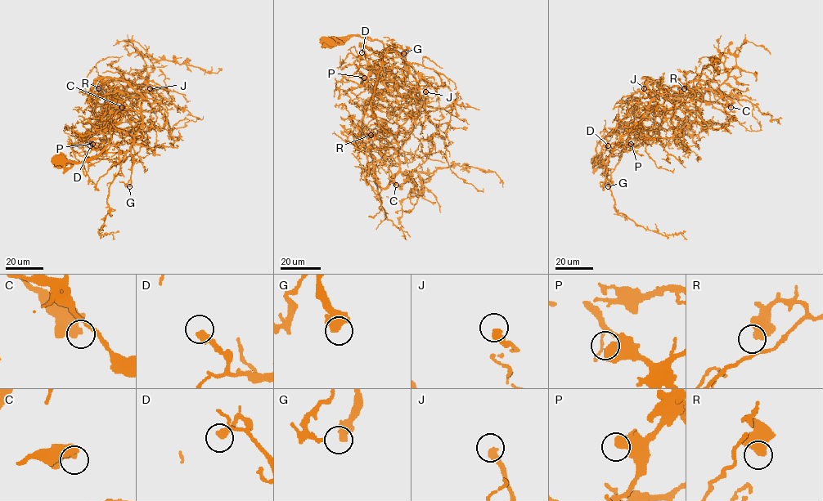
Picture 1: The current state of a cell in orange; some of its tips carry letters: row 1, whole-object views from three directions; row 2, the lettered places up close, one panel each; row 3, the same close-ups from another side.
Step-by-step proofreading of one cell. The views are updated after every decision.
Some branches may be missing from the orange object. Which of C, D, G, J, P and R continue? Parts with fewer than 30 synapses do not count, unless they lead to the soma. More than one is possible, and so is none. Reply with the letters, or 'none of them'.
G

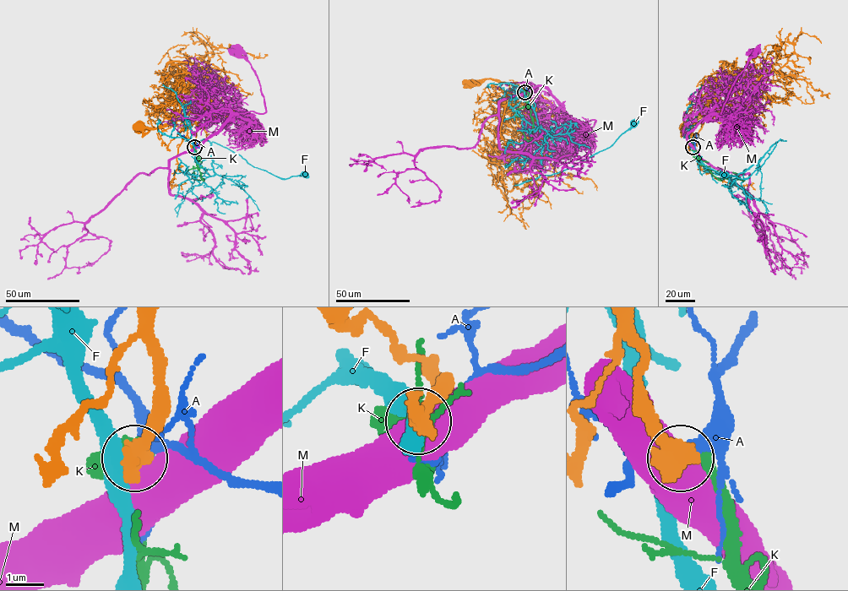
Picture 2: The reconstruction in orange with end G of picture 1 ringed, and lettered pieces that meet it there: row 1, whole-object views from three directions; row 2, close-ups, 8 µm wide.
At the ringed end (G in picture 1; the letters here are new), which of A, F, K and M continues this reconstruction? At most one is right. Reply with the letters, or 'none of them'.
K

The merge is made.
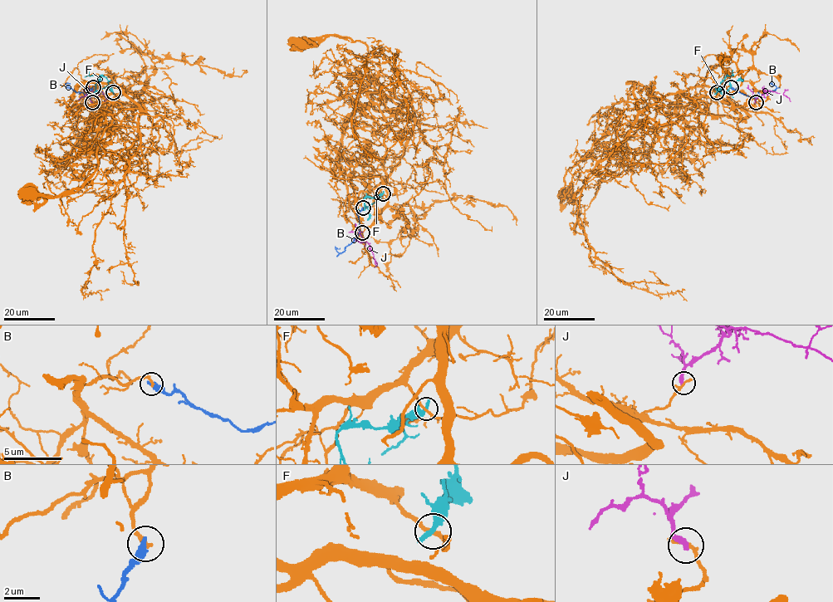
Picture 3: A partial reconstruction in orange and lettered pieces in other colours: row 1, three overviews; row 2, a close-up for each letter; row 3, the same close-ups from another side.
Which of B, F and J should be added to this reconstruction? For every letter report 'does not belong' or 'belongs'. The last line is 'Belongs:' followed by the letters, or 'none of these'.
B: does not belong
F: does not belong
J: does not belong
Belongs: none of these

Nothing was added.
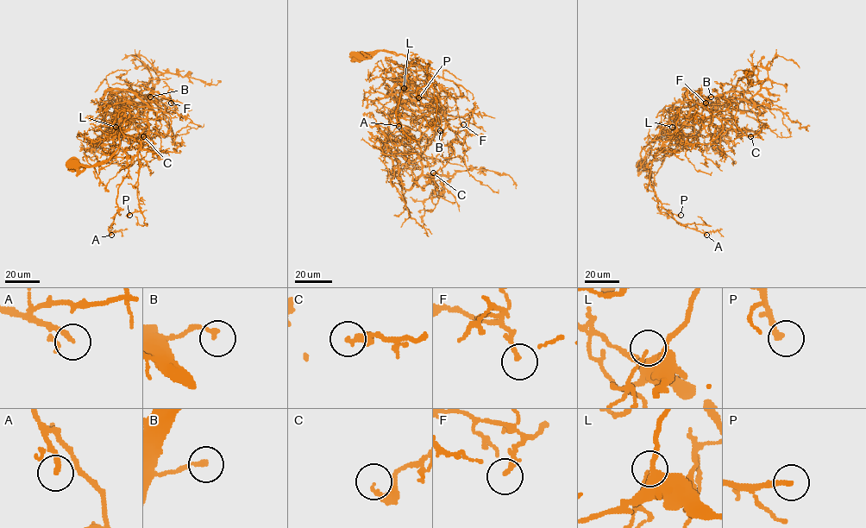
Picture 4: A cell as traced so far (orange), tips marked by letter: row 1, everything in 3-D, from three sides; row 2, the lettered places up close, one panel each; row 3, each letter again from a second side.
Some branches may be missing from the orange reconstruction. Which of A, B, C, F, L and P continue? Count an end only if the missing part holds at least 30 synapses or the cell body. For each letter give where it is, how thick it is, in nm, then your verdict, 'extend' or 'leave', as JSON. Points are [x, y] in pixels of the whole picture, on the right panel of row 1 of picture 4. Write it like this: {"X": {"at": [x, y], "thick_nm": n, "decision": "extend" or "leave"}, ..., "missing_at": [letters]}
{"A": {"at": [706, 235], "thick_nm": 200, "decision": "leave"}, "B": {"at": [711, 97], "thick_nm": 180, "decision": "leave"}, "C": {"at": [750, 136], "thick_nm": 160, "decision": "leave"}, "F": {"at": [705, 103], "thick_nm": 130, "decision": "leave"}, "L": {"at": [672, 127], "thick_nm": 80, "decision": "leave"}, "P": {"at": [680, 215], "thick_nm": 200, "decision": "extend"}, "missing_at": ["P"]}

